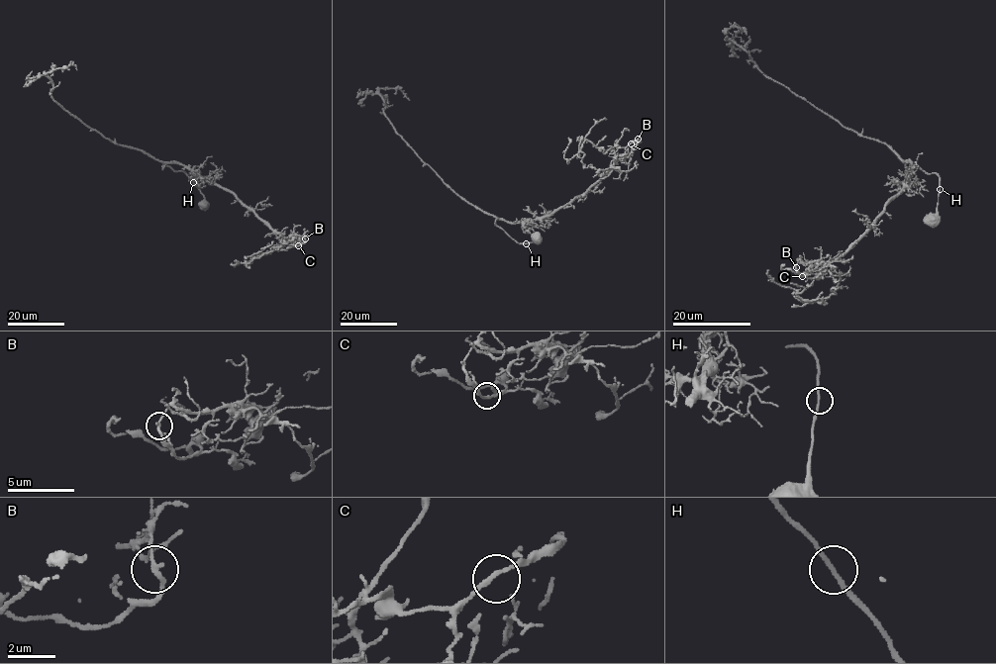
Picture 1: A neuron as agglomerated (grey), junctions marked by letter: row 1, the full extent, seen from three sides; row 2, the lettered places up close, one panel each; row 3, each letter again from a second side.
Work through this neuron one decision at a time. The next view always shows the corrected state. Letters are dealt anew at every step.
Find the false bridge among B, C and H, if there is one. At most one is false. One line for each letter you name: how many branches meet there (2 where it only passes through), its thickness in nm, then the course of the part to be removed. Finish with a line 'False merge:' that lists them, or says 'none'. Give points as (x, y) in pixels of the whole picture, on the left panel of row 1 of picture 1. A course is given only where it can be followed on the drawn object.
B: 2 | 180 nm | (305, 239), (299, 245), (283, 244), (271, 247), (270, 252), (248, 263), (272, 249), (287, 249), (303, 239)
False merge: B

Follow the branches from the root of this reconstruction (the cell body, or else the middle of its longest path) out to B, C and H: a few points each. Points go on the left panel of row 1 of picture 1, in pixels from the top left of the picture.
B: (203, 204), (203, 194), (183, 171), (162, 166), (188, 166), (232, 192), (275, 232), (305, 239)
C: (203, 204), (203, 194), (183, 171), (162, 166), (183, 164), (232, 192), (298, 245)
H: (203, 204), (204, 196), (193, 182)

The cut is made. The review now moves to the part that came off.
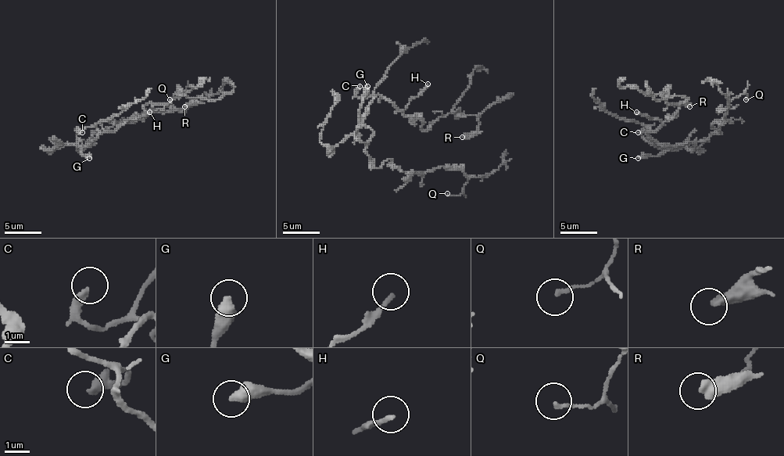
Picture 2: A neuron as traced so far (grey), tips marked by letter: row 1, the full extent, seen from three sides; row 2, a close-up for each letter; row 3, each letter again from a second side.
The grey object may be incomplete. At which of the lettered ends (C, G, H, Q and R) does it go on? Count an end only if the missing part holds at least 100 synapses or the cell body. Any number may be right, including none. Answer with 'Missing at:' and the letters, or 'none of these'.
Missing at: G

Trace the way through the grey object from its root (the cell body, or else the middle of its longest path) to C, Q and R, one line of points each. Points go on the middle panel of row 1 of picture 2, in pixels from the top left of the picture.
C: (367, 126), (363, 122), (363, 113), (376, 95), (359, 98), (356, 95), (356, 89), (359, 86)
Q: (367, 126), (365, 153), (376, 168), (389, 159), (403, 171), (459, 168), (467, 181), (459, 195), (447, 193)
R: (367, 126), (365, 108), (381, 95), (424, 130), (455, 111), (475, 115), (478, 127), (462, 137)

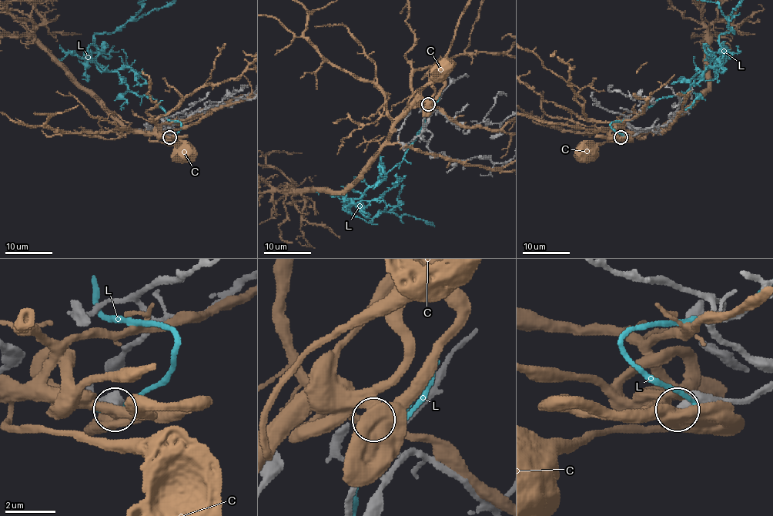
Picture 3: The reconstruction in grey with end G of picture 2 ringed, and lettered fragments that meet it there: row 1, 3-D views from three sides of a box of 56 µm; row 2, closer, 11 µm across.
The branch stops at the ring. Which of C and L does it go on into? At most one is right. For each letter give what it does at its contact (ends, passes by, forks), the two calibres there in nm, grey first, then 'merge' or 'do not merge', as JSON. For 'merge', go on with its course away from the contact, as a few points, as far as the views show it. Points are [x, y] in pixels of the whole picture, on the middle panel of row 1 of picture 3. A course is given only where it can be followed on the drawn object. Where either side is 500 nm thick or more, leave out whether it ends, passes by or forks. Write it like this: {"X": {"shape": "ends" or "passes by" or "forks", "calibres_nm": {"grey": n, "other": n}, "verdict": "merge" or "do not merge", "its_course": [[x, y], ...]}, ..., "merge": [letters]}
{"C": {"calibres_nm": {"grey": 600, "other": 600}, "verdict": "do not merge"}, "L": {"calibres_nm": {"grey": 650, "other": 280}, "verdict": "do not merge"}, "merge": []}

